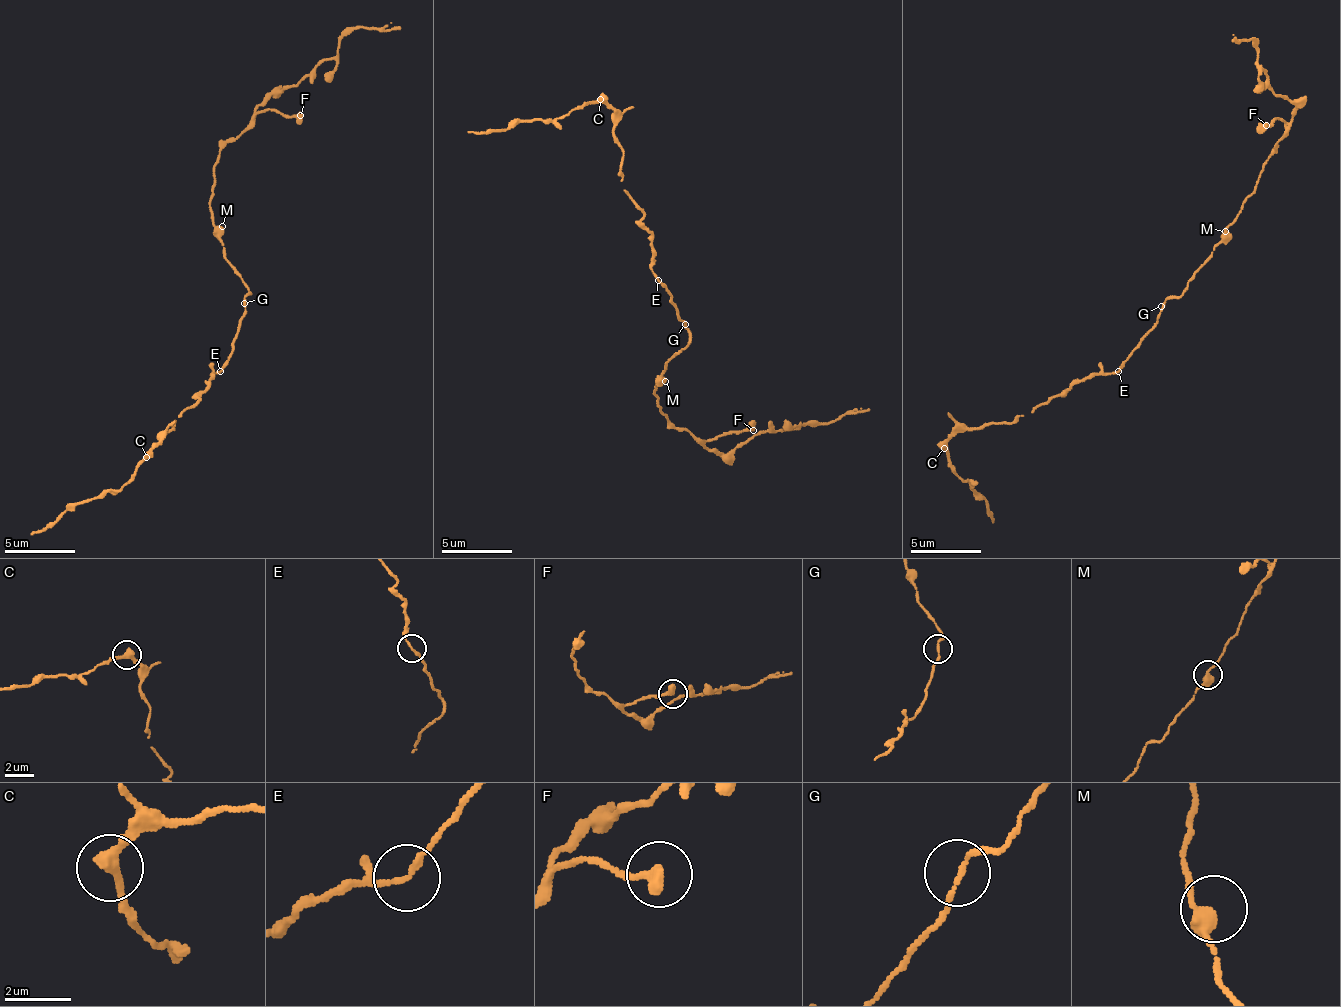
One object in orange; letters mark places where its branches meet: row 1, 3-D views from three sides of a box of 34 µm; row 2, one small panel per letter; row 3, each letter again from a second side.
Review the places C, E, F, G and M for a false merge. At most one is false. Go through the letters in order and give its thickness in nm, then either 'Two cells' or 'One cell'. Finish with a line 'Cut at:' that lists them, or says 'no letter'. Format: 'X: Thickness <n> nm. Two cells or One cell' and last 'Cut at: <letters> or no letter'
C: Thickness 320 nm. One cell
E: Thickness 140 nm. One cell
F: Thickness 480 nm. One cell
G: Thickness 150 nm. One cell
M: Thickness 360 nm. One cell
Cut at: no letter

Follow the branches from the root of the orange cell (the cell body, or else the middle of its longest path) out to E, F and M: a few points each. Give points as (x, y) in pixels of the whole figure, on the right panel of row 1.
E: (1165, 306), (1155, 327), (1119, 372)
F: (1165, 306), (1182, 292), (1255, 189), (1262, 164), (1285, 130), (1284, 120), (1266, 125)
M: (1165, 306), (1168, 299), (1174, 299), (1182, 292), (1190, 281), (1191, 274), (1207, 260), (1225, 231)

